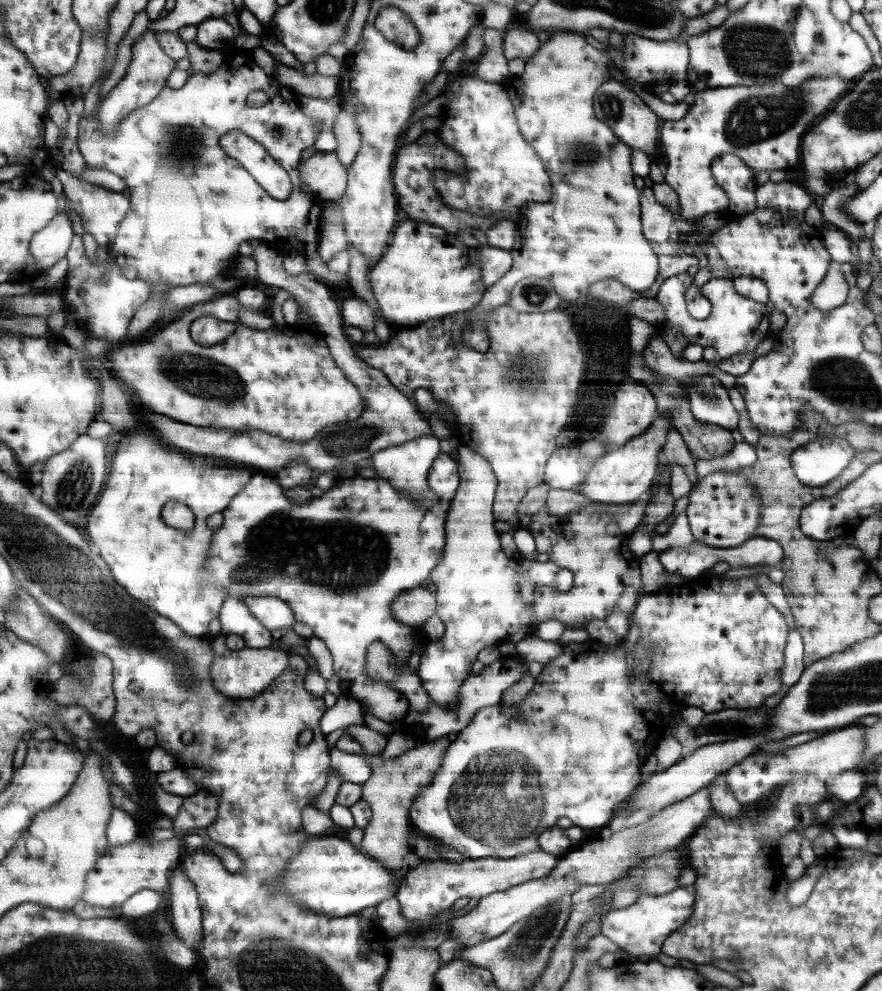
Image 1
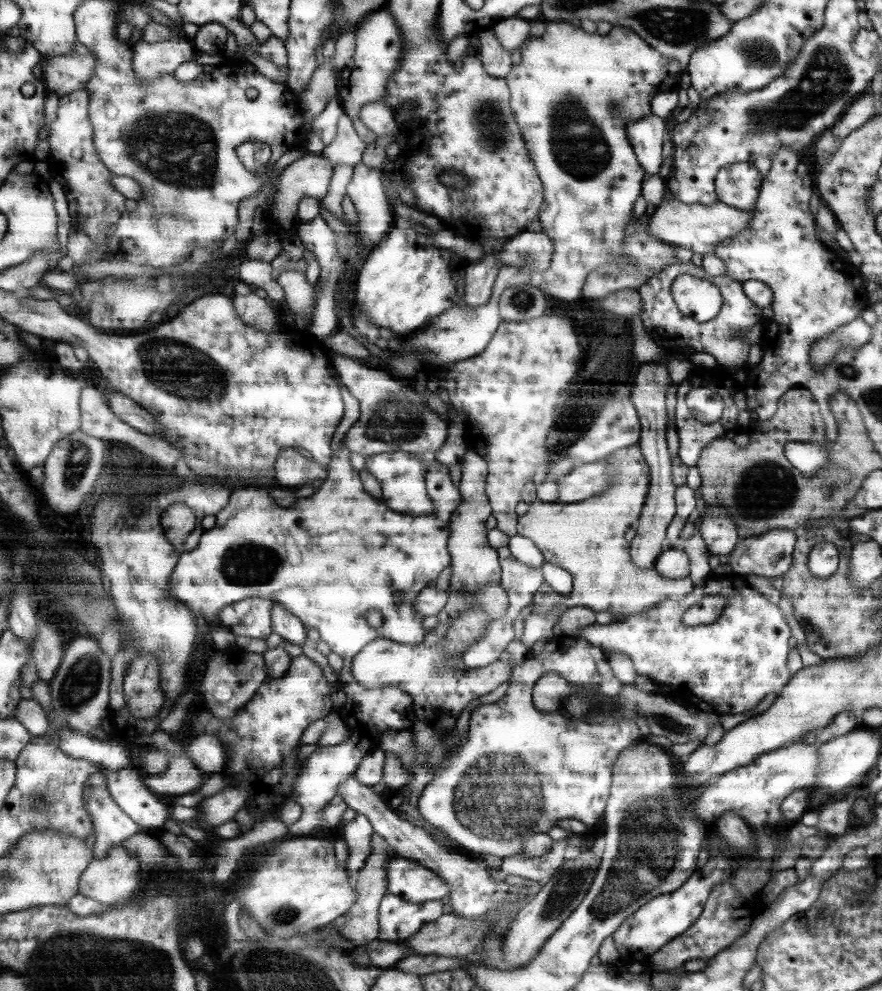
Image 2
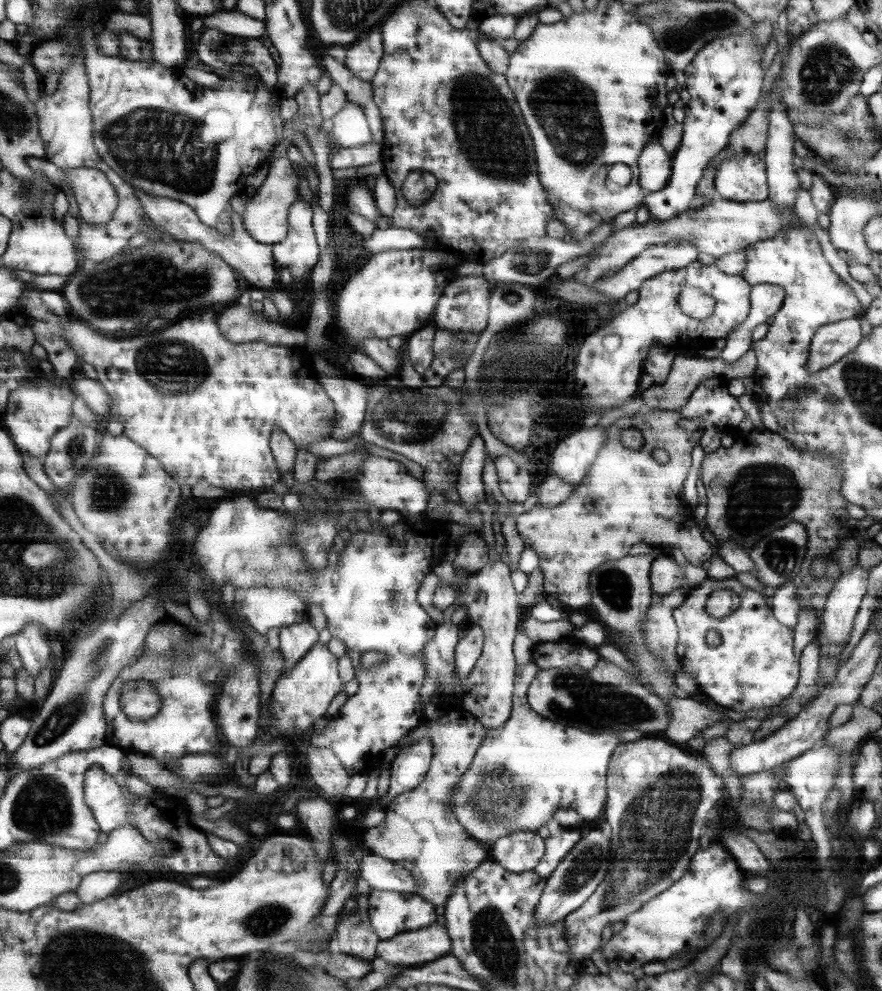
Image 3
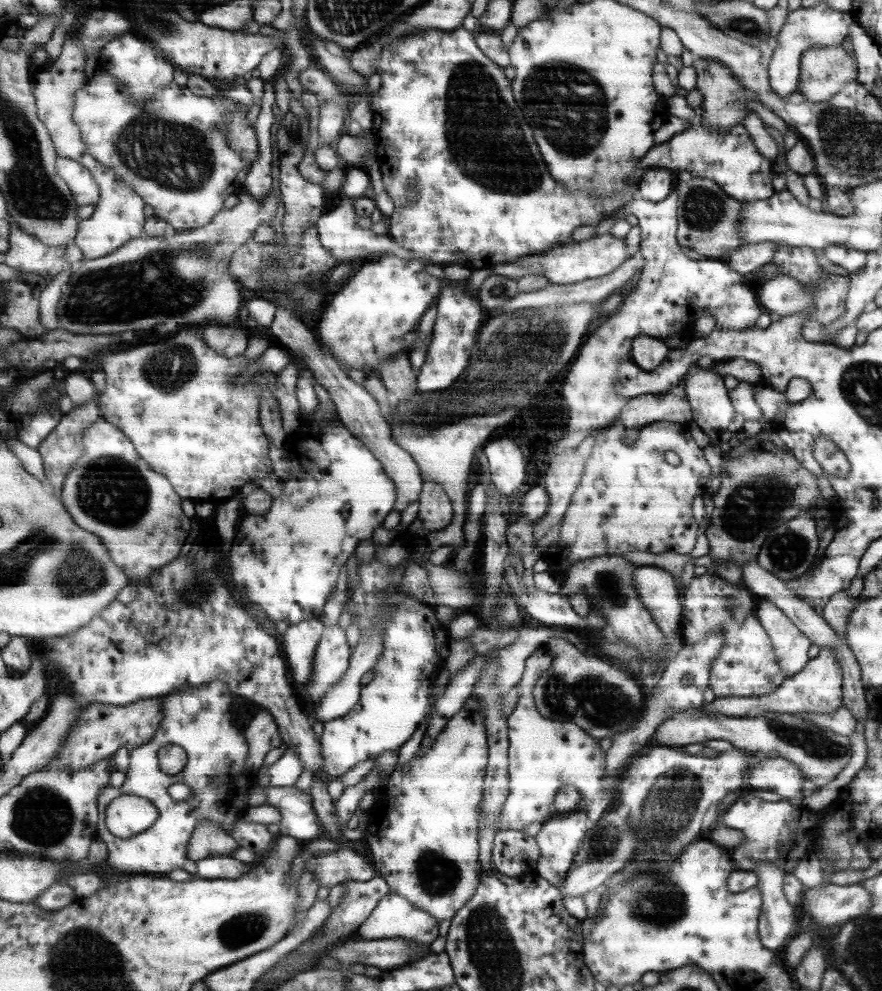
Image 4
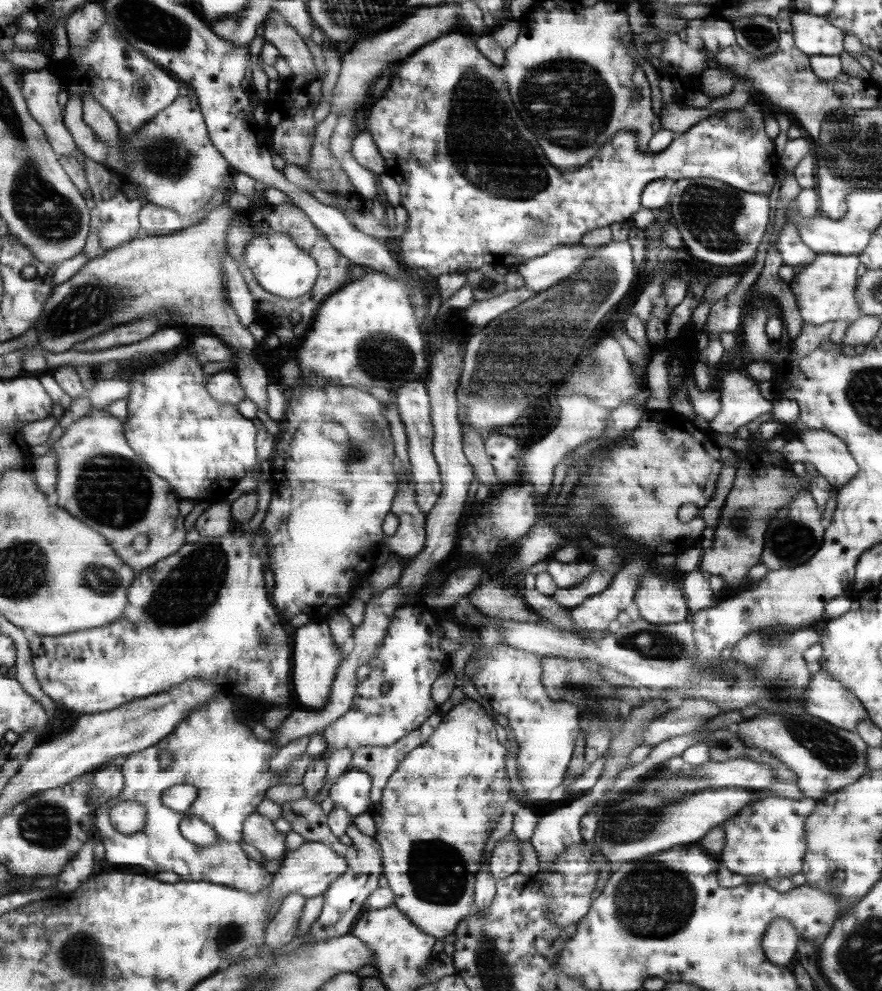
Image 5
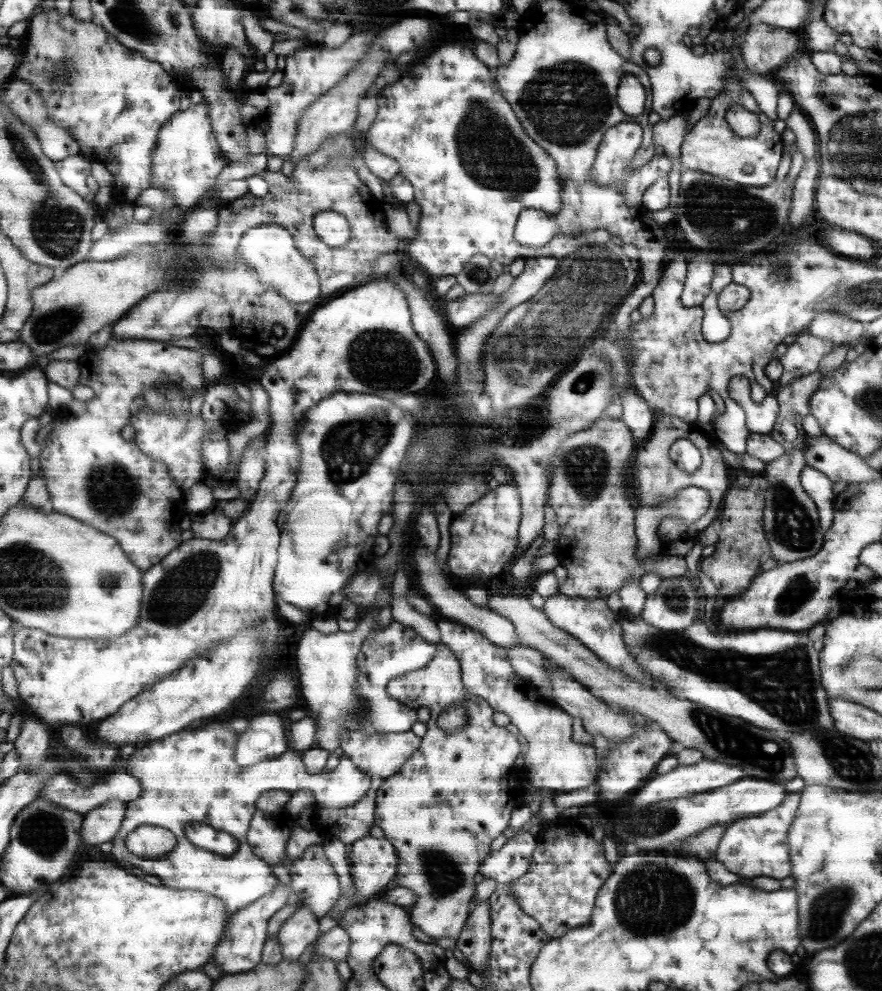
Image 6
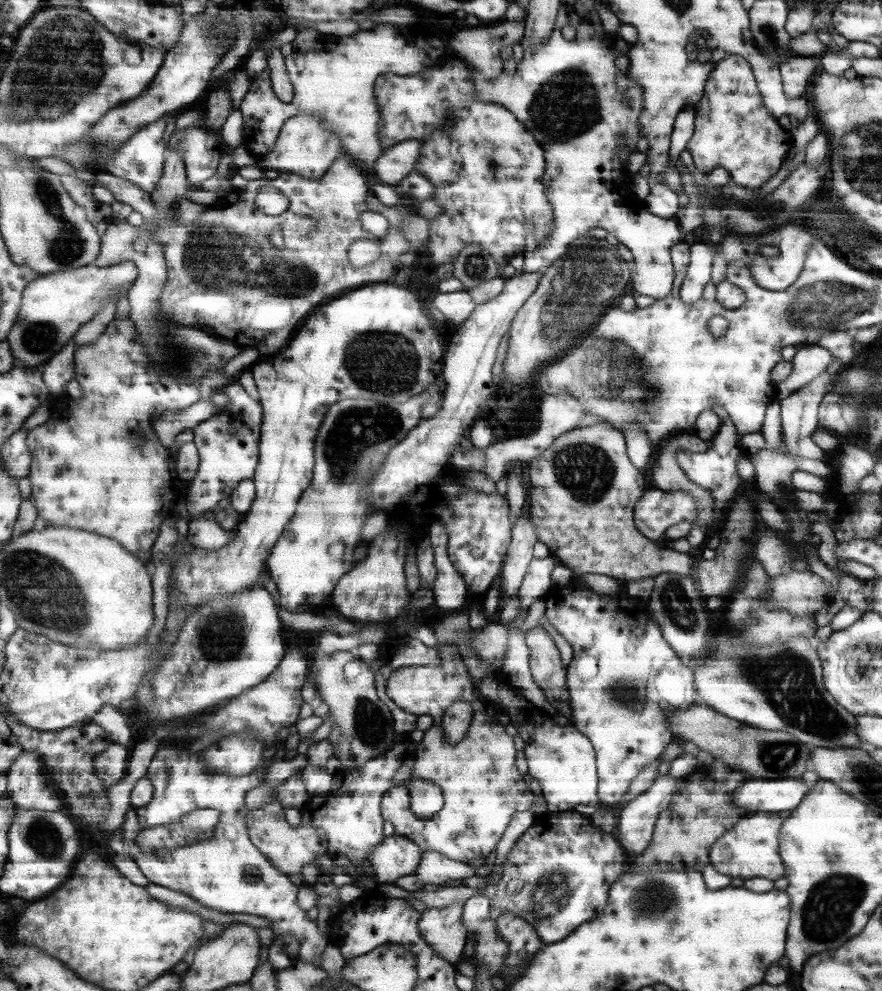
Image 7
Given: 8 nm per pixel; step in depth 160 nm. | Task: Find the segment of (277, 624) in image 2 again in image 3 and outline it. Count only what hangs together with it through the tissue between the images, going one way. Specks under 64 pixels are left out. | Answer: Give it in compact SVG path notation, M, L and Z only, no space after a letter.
M303 622L280 628L280 649L285 658L295 666L317 644L317 630Z

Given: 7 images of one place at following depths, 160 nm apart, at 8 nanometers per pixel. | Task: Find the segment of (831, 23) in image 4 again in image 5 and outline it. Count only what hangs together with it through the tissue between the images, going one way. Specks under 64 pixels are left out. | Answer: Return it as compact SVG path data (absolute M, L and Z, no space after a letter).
M793 11L788 27L793 46L805 56L838 56L842 51L843 32L825 17Z

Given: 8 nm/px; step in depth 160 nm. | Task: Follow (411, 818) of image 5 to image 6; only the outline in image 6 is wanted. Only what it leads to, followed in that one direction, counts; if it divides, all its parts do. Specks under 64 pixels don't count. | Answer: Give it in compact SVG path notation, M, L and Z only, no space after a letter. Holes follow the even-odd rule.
M438 642L435 646L436 654L428 666L401 674L389 681L388 695L402 703L410 700L417 708L429 708L430 717L415 752L400 764L395 774L381 783L374 800L375 826L383 831L384 839L391 843L396 854L392 884L395 887L408 888L413 893L414 903L409 909L412 926L420 937L428 941L447 937L455 940L458 937L457 934L460 934L459 930L469 914L469 900L475 890L473 878L477 874L477 868L490 851L491 840L498 838L509 822L511 796L513 810L522 805L519 796L521 788L517 788L519 780L513 776L513 760L519 750L515 735L509 734L505 727L499 728L491 722L491 712L494 711L492 707L463 688L460 661L443 643ZM457 703L462 704L466 721L458 731L445 732L437 726L437 717L450 704Z

